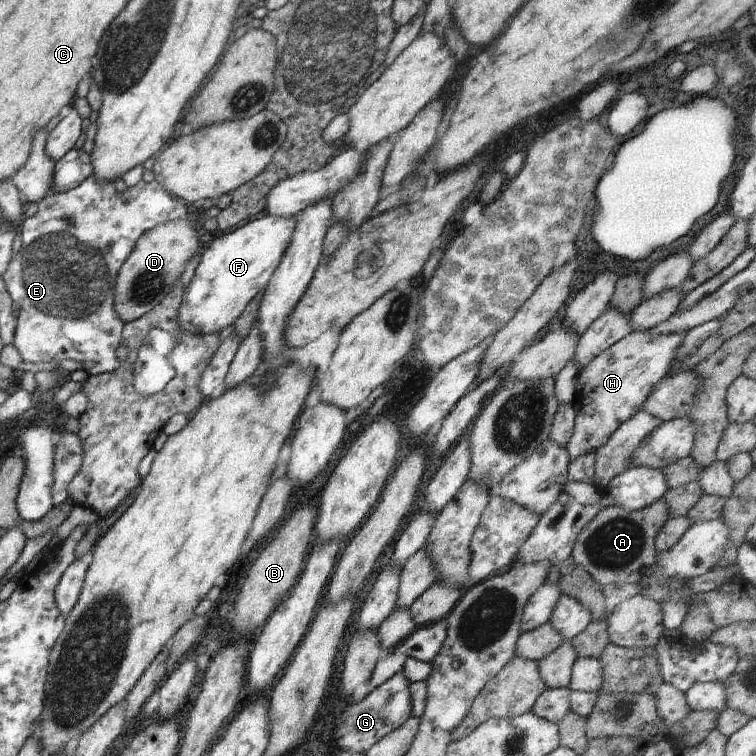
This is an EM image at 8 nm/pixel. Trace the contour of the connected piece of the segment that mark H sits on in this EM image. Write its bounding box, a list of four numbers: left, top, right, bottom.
[566,331,686,460]

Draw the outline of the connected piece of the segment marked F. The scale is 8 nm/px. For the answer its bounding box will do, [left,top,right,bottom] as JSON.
[177,214,296,335]

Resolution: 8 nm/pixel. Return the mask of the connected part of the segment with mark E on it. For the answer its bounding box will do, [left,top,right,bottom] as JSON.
[1,175,188,376]

